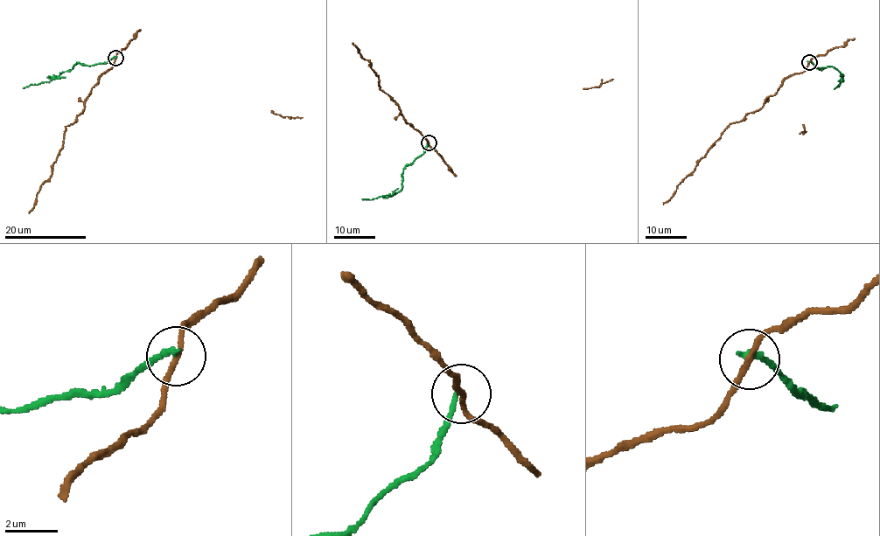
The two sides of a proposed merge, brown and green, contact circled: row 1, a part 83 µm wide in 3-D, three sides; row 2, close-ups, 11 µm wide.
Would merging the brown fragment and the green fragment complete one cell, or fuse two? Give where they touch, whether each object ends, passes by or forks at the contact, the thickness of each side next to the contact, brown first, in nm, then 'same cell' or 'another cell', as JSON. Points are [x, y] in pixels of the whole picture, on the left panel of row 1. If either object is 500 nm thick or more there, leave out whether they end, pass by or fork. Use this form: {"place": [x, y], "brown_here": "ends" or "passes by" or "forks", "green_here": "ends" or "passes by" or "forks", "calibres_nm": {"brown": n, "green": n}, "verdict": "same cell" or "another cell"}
{"place": [115, 58], "brown_here": "passes by", "green_here": "ends", "calibres_nm": {"brown": 190, "green": 200}, "verdict": "another cell"}

